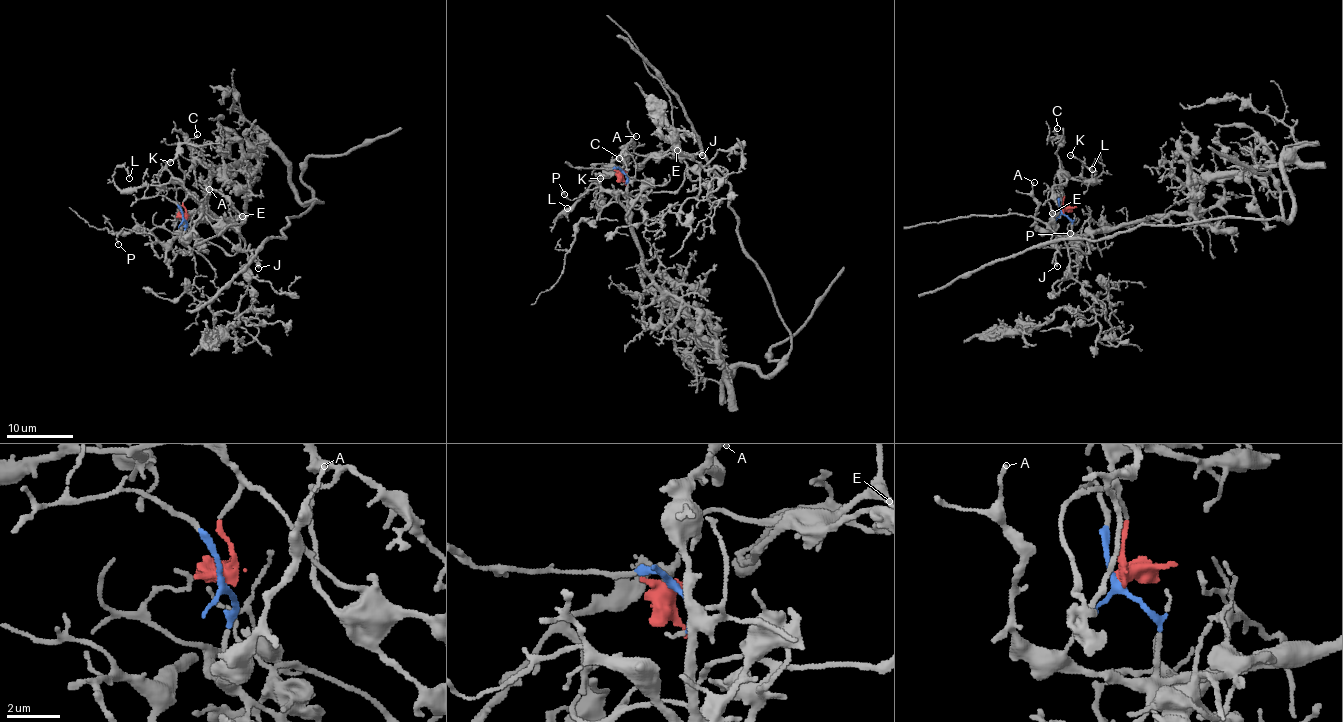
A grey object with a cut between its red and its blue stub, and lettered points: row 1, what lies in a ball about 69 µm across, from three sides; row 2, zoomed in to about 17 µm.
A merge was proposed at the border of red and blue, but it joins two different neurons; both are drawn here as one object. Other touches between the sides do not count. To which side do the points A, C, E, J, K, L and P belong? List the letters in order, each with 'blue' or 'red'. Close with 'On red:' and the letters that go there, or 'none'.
A: blue
C: red
E: red
J: red
K: red
L: red
P: blue
On red: C, E, J, K, L

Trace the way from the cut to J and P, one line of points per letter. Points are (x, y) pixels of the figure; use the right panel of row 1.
J: (1062, 211), (1064, 193), (1060, 189), (1052, 189), (1047, 199), (1054, 231), (1051, 240), (1057, 247), (1057, 266)
P: (1062, 211), (1071, 221), (1074, 236), (1095, 232), (1078, 236), (1072, 224), (1078, 219), (1067, 227), (1070, 233)

